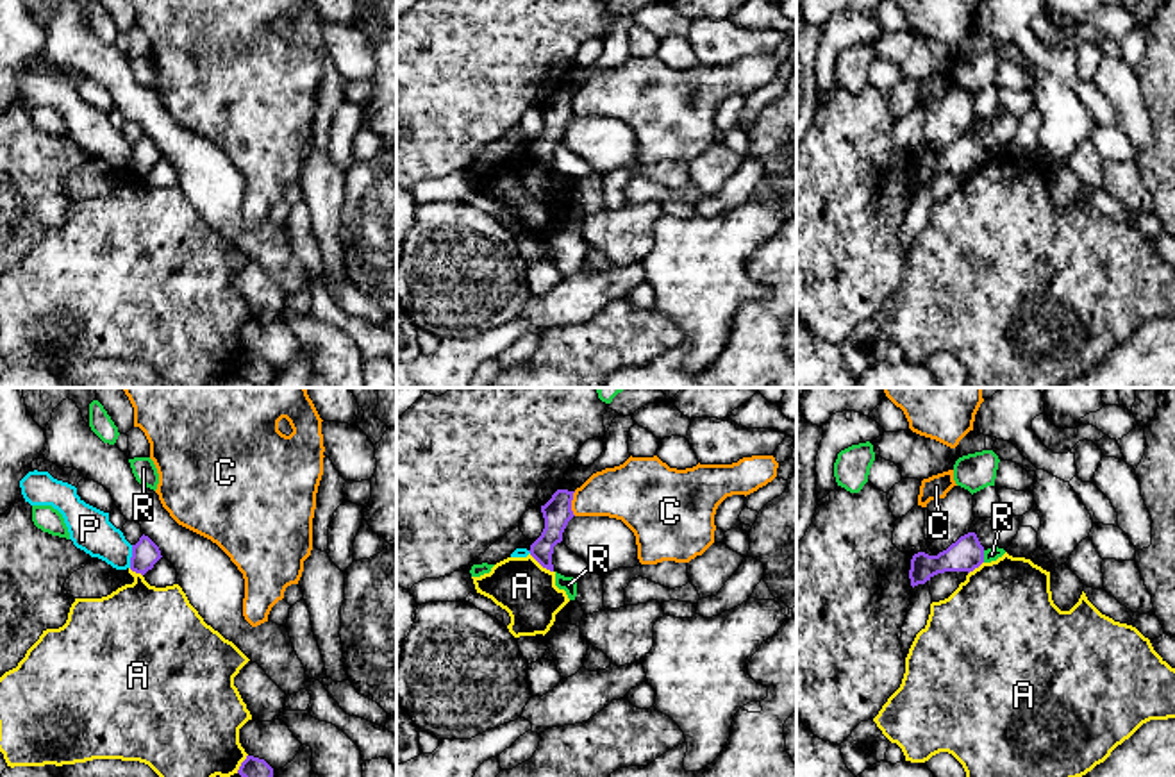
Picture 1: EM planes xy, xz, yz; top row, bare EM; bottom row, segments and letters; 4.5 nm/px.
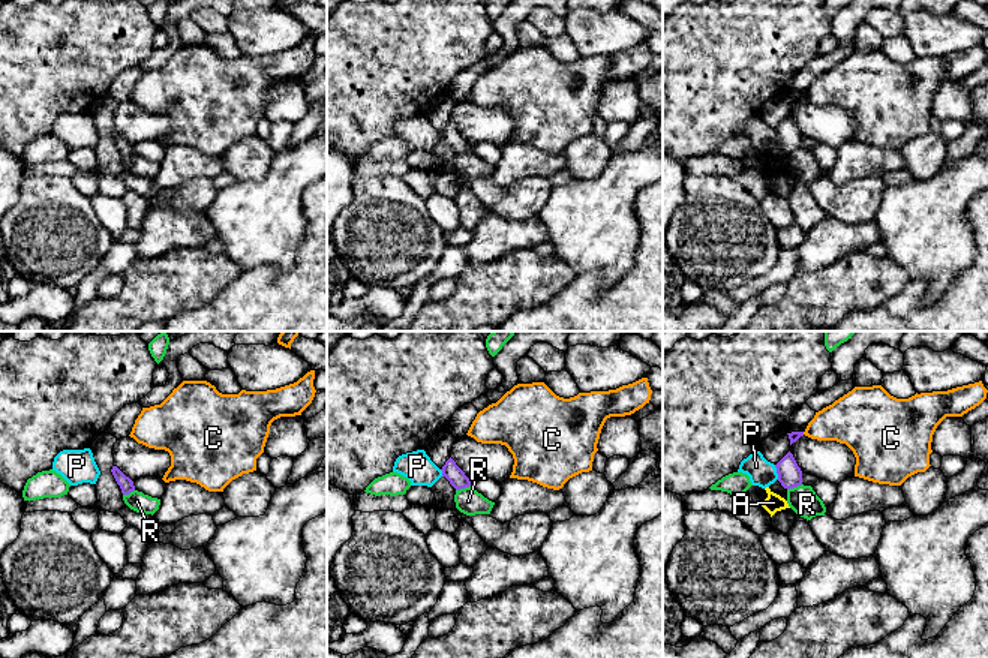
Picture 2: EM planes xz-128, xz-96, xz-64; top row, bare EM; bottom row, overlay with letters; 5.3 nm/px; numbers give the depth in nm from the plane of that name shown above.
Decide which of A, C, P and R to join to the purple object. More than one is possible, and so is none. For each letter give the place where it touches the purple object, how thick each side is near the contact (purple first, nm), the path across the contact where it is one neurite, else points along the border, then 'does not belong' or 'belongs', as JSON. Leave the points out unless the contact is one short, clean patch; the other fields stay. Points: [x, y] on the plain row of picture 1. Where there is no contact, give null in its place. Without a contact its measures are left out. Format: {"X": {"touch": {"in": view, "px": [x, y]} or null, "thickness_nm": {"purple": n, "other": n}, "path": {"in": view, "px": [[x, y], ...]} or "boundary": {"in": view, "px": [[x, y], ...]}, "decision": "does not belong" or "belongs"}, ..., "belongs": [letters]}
{"A": {"touch": {"in": "xz", "px": [541, 165]}, "thickness_nm": {"purple": 120, "other": 260}, "decision": "does not belong"}, "C": {"touch": {"in": "xz", "px": [570, 104]}, "thickness_nm": {"purple": 130, "other": 240}, "decision": "does not belong"}, "P": {"touch": {"in": "xy", "px": [133, 156]}, "thickness_nm": {"purple": 120, "other": 190}, "boundary": {"in": "xy", "px": [[133, 145], [129, 167]]}, "decision": "does not belong"}, "R": {"touch": {"in": "yz", "px": [983, 156]}, "thickness_nm": {"purple": 150, "other": 60}, "decision": "does not belong"}, "belongs": []}

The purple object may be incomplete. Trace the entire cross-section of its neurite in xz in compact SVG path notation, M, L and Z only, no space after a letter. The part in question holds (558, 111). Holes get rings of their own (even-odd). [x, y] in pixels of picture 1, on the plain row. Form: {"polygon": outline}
{"polygon": "M557 89L552 98L541 105L545 129L541 136L530 145L530 155L546 170L554 171L552 154L554 146L562 141L562 132L568 121L575 116L571 100L575 91Z"}

